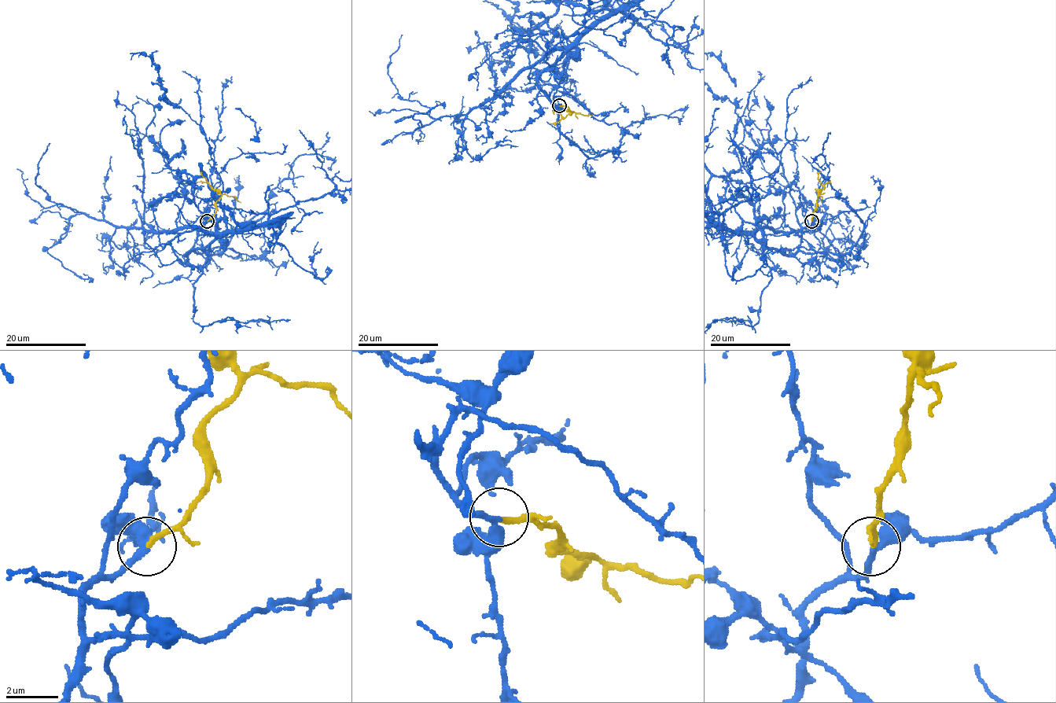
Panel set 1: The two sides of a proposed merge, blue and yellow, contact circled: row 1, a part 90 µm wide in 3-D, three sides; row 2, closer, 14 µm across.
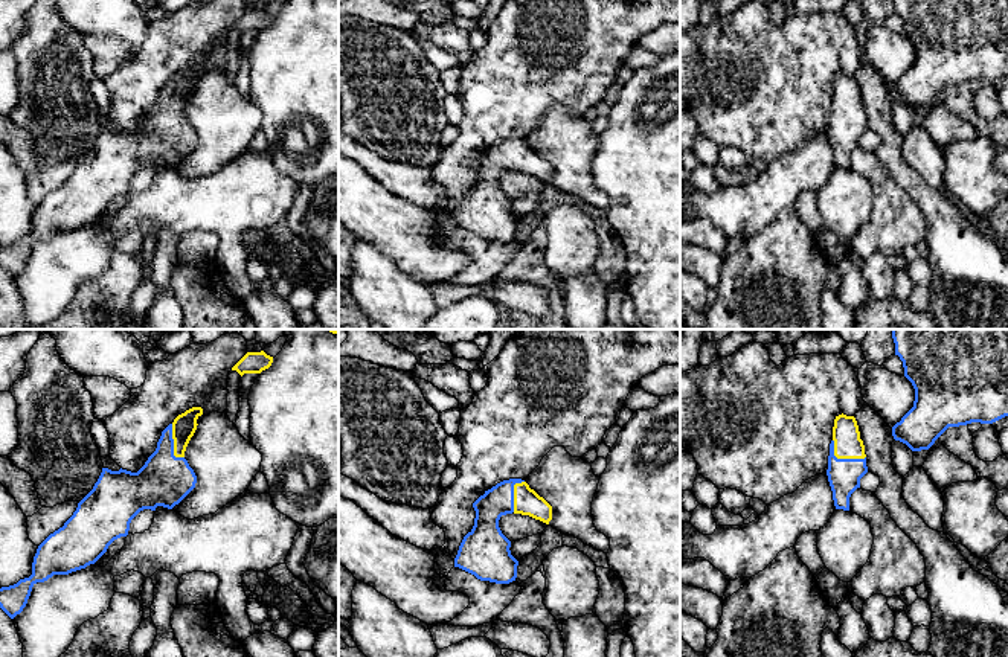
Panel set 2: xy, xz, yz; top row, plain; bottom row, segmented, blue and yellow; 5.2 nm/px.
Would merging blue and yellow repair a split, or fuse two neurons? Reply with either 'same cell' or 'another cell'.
same cell

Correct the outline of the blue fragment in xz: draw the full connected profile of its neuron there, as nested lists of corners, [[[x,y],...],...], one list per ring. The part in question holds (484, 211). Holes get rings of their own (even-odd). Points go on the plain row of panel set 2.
[[[509,137],[485,149],[474,162],[474,184],[464,195],[454,226],[480,239],[509,242],[517,236],[518,220],[511,213],[511,200],[502,192],[499,178],[506,172],[522,172],[546,183],[552,165],[522,137]]]

